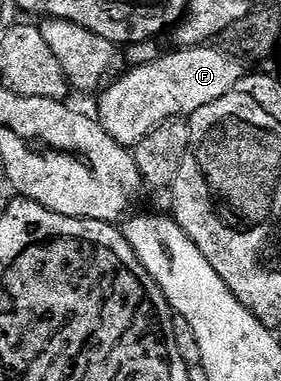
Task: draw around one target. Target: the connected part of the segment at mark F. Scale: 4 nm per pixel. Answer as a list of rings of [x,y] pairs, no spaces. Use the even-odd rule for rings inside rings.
[[[202,45],[173,49],[170,55],[163,53],[157,61],[130,67],[124,73],[122,79],[114,78],[100,92],[101,104],[95,115],[116,143],[132,149],[163,121],[194,115],[203,105],[219,101],[241,80],[243,63],[224,49],[216,51],[213,45]]]

